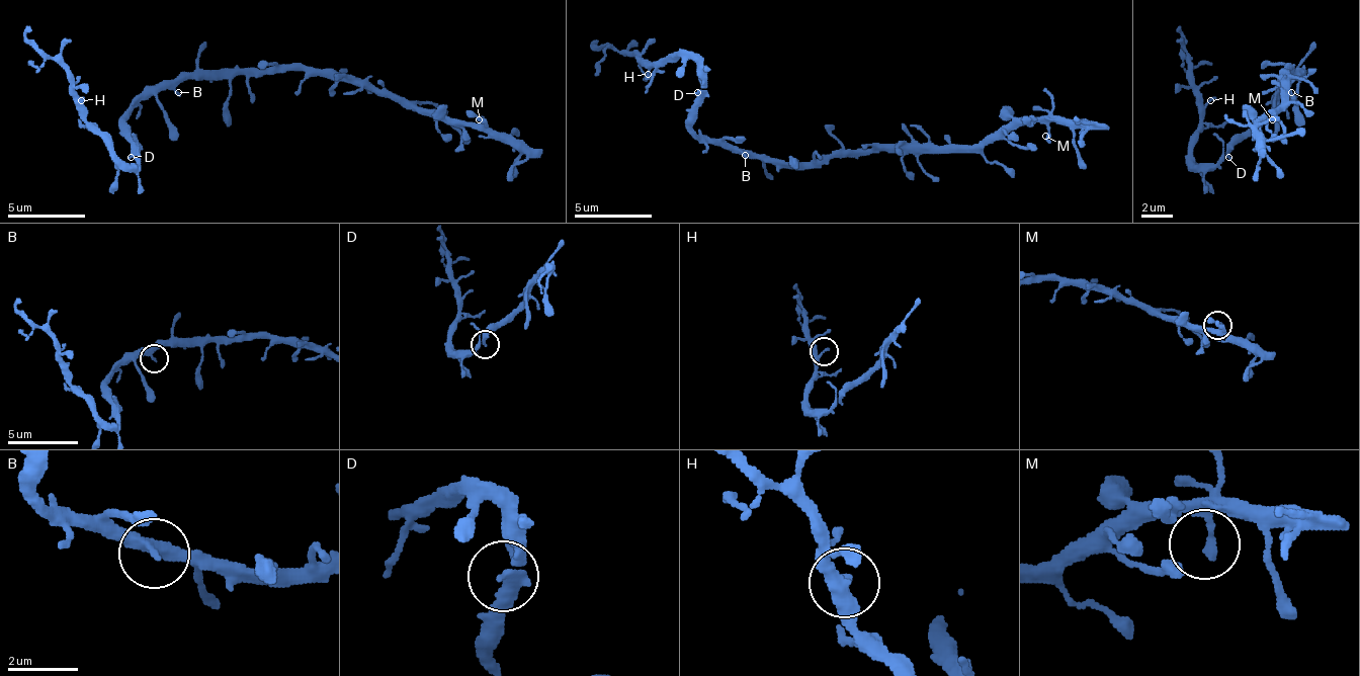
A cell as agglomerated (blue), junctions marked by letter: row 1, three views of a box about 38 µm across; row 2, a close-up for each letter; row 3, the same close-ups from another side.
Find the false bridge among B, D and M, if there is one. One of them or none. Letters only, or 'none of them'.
none of them

